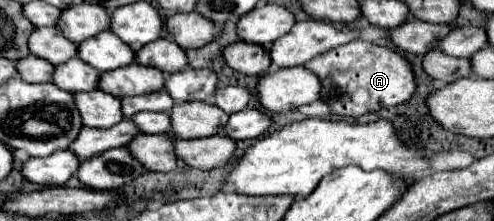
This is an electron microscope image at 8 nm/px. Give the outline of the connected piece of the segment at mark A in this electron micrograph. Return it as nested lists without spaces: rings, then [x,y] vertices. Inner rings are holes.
[[[353,39],[345,45],[339,45],[337,49],[321,53],[305,63],[305,67],[319,77],[321,101],[325,101],[331,113],[339,117],[361,117],[383,107],[405,103],[415,91],[409,63],[399,53],[363,39]]]

